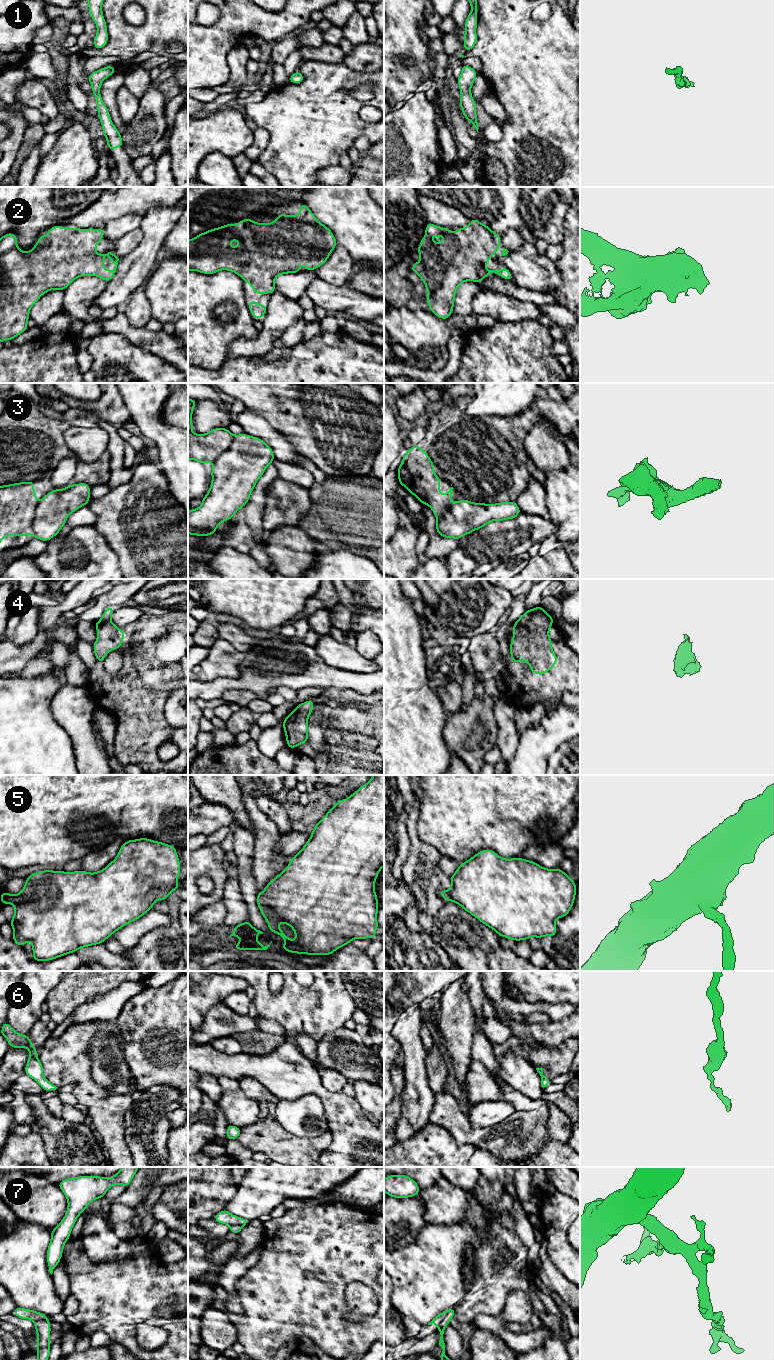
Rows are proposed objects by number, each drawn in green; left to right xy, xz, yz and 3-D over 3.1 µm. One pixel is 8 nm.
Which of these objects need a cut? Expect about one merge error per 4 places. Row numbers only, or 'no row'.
3, 7

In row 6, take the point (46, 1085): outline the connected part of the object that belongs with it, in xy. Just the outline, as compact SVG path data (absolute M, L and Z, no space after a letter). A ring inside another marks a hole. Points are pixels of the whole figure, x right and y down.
M7 1021L4 1022L0 1034L8 1040L10 1047L29 1049L29 1060L25 1066L25 1074L37 1081L46 1092L53 1091L58 1088L43 1076L43 1066L38 1059L36 1053L37 1049L33 1046L28 1035L17 1033Z

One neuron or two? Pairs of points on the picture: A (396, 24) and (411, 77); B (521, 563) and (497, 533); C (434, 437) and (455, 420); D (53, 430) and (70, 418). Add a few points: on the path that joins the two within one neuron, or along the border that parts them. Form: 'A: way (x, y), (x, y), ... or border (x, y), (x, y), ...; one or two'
A: way (401, 37), (415, 51), (415, 64); one
B: border (513, 556), (508, 558); two
C: way (439, 436), (450, 425); one
D: border (61, 418), (70, 425); two

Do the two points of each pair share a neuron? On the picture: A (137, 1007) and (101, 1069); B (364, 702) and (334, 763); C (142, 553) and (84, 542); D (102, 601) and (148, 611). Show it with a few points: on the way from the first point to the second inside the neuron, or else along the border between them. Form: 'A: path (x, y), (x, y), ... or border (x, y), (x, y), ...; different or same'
A: border (121, 1044), (123, 1057), (129, 1066); different
B: path (364, 717), (364, 733), (349, 748); same
C: border (95, 528), (104, 537), (116, 555), (120, 568); different
D: border (117, 606), (109, 606), (98, 620); different

